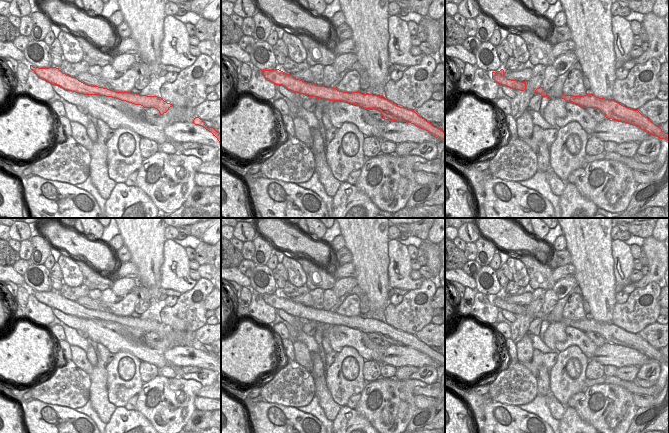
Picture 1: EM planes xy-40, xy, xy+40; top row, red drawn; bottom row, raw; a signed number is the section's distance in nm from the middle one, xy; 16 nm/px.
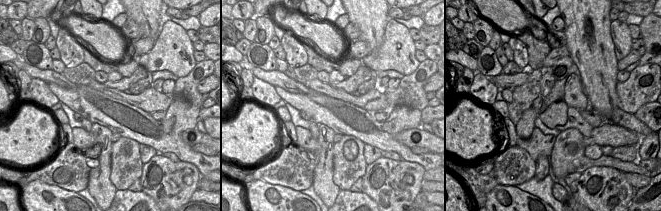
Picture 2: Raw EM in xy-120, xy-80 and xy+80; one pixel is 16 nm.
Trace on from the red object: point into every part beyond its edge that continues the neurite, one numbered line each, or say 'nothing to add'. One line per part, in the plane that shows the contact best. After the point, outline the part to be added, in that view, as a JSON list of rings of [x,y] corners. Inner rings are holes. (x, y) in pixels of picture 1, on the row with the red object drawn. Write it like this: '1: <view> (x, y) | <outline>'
nothing to add

